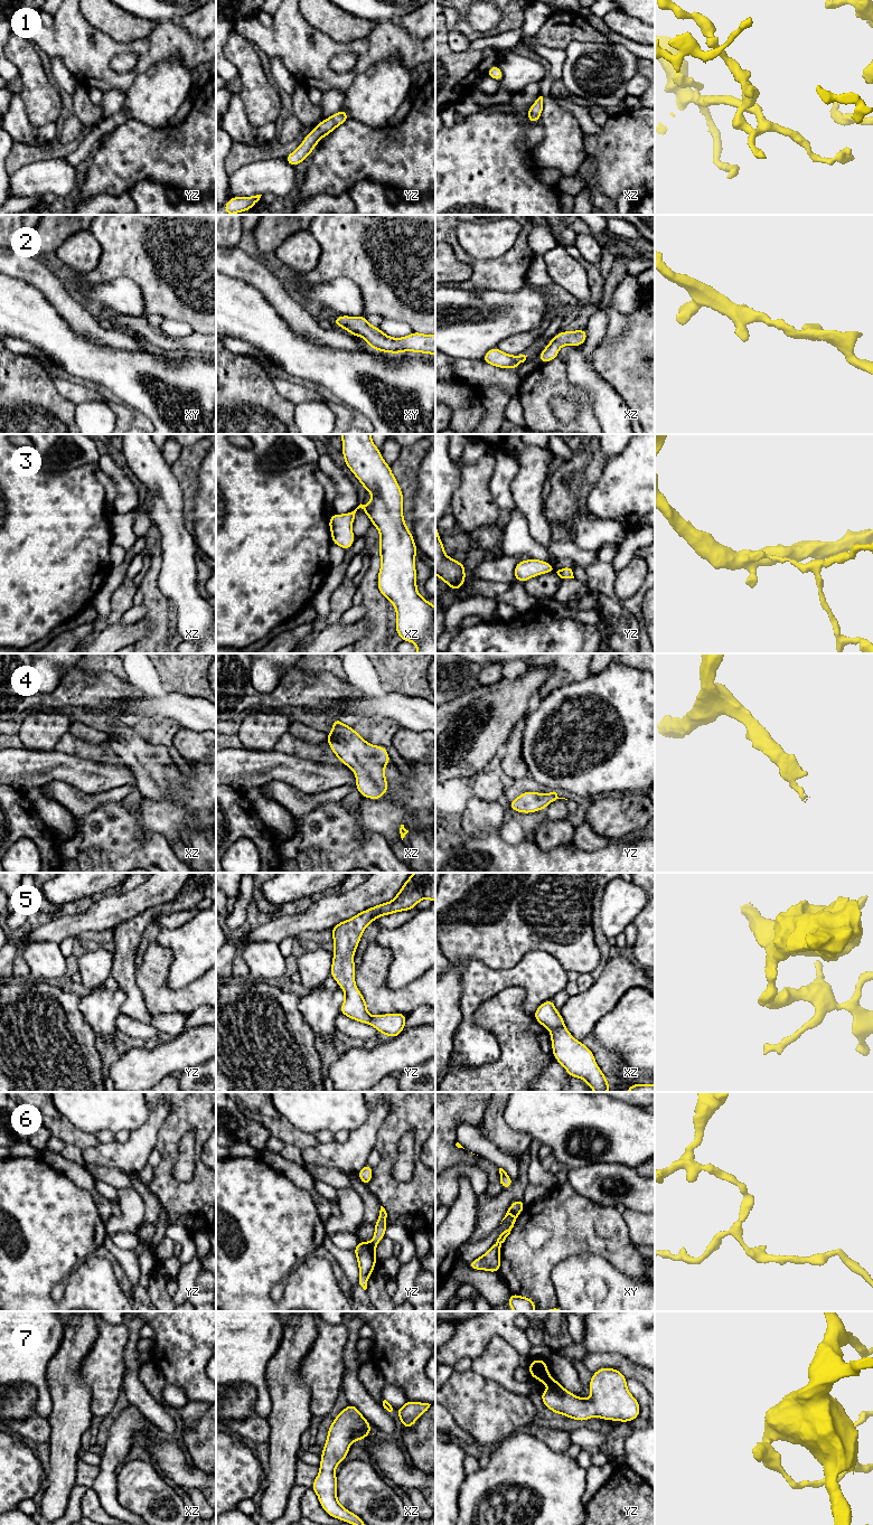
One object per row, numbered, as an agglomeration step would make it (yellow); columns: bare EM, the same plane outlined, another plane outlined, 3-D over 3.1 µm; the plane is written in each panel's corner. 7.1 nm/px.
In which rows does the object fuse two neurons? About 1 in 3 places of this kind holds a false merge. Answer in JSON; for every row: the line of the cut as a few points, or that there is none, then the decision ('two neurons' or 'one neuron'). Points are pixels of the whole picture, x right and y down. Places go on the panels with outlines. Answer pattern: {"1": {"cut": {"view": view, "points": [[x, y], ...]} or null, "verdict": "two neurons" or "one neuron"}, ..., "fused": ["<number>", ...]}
{"1": {"cut": null, "verdict": "one neuron"}, "2": {"cut": null, "verdict": "one neuron"}, "3": {"cut": null, "verdict": "one neuron"}, "4": {"cut": null, "verdict": "one neuron"}, "5": {"cut": {"view": "xz", "points": [[563, 1025], [551, 1031]]}, "verdict": "two neurons"}, "6": {"cut": {"view": "yz", "points": [[369, 1242], [375, 1245]]}, "verdict": "two neurons"}, "7": {"cut": null, "verdict": "one neuron"}, "fused": ["5", "6"]}

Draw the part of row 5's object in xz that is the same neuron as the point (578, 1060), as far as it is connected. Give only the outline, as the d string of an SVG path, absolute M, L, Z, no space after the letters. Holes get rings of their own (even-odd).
M565 1026L552 1029L550 1033L553 1057L562 1064L569 1076L584 1080L594 1092L611 1091L607 1076L586 1045L576 1041Z

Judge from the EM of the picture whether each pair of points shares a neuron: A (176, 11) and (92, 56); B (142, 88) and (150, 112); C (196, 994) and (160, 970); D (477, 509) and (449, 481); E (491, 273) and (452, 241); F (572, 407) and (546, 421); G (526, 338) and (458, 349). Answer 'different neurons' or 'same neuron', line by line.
A: different neurons
B: same neuron
C: same neuron
D: different neurons
E: same neuron
F: different neurons
G: different neurons

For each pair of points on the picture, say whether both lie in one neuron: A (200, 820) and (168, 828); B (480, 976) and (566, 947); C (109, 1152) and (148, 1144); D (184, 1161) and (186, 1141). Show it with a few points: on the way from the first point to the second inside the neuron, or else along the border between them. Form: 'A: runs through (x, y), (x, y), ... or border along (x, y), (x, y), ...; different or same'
A: runs through (193, 816), (180, 816), (176, 820); same
B: border along (525, 954), (509, 968), (490, 969), (478, 960); different
C: runs through (119, 1152), (133, 1152), (138, 1148); same
D: runs through (186, 1157), (186, 1146); same

